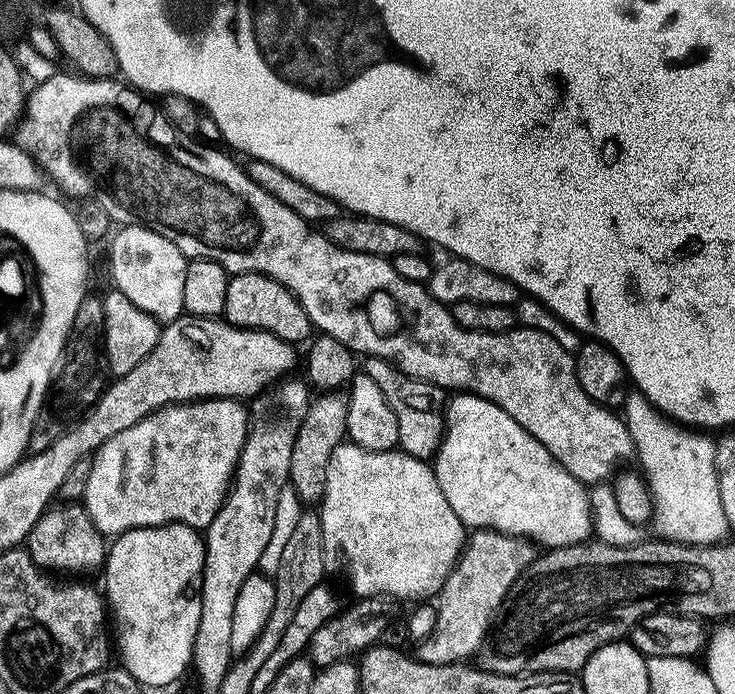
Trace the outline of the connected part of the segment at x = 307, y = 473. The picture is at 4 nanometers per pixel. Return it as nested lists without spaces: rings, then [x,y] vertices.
[[[324,394],[311,401],[308,417],[302,423],[297,445],[294,446],[289,474],[290,486],[298,494],[301,505],[316,506],[324,499],[330,458],[334,458],[334,450],[348,440],[348,399],[344,394]]]

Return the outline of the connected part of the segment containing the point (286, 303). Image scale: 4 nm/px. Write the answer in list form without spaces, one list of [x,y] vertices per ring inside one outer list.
[[[262,274],[232,276],[228,284],[223,315],[232,326],[269,332],[275,338],[280,338],[293,346],[300,346],[303,340],[308,342],[313,339],[314,329],[306,310],[302,308],[298,298],[294,298],[294,294],[286,290],[286,286]]]

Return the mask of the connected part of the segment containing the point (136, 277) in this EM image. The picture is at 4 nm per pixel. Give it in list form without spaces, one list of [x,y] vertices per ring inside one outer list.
[[[124,226],[115,233],[115,236],[116,241],[112,244],[112,276],[116,279],[115,291],[126,294],[126,298],[130,298],[130,302],[134,302],[138,310],[146,310],[146,314],[159,320],[161,325],[172,324],[183,317],[186,276],[190,263],[188,257],[182,254],[182,250],[178,250],[178,246],[174,246],[174,242],[162,238],[162,234],[152,232],[148,228]]]

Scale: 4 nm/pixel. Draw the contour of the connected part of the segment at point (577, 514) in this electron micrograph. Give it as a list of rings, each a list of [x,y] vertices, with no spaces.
[[[471,394],[453,397],[448,408],[446,404],[444,443],[434,457],[434,471],[442,494],[446,494],[446,502],[454,506],[454,514],[458,514],[465,529],[519,536],[544,550],[589,543],[594,536],[594,521],[592,498],[586,485],[560,467],[542,442],[522,430],[522,426],[494,402]]]

